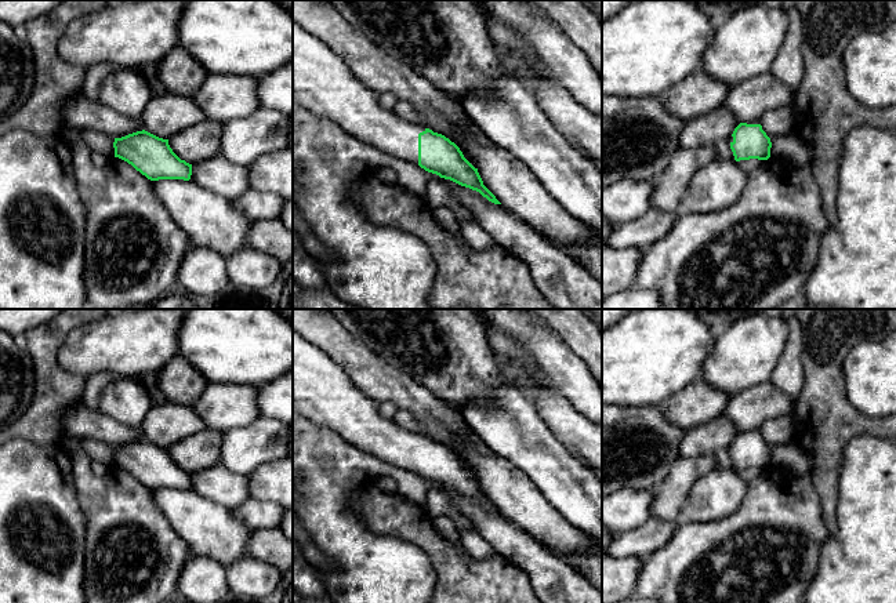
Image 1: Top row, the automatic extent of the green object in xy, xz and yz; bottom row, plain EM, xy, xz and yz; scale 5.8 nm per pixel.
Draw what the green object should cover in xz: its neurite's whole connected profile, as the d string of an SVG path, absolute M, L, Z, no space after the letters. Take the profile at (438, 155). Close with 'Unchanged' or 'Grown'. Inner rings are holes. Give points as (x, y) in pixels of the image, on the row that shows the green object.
M295 22L293 99L309 113L337 123L360 142L501 204L454 142L384 109L380 97L355 76L341 57Z. Grown

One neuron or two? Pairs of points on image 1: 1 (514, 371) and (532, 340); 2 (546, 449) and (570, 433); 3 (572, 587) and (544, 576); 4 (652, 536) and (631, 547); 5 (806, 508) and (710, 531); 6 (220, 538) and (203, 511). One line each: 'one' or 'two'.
1: two
2: two
3: one
4: one
5: one
6: one

